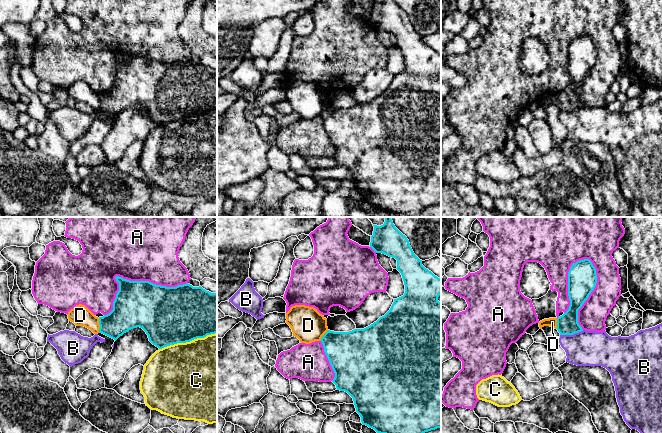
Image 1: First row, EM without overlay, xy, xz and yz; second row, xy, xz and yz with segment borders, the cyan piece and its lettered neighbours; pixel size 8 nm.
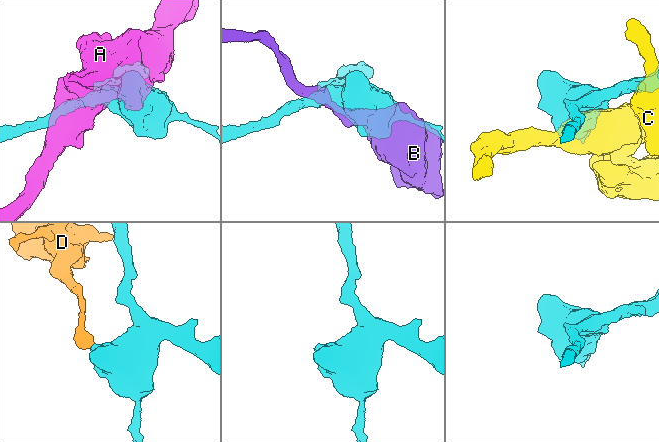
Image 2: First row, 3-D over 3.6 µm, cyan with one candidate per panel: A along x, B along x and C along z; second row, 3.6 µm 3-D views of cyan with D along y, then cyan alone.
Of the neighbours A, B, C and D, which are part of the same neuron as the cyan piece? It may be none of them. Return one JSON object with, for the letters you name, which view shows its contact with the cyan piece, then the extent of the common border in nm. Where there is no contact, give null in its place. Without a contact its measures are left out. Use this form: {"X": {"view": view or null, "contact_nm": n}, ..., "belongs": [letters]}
{"belongs": []}

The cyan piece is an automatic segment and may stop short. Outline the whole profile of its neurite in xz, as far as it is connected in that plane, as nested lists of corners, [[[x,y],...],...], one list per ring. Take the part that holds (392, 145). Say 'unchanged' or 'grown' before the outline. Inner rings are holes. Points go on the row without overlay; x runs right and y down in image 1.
unchanged; [[[394,0],[373,2],[374,7],[371,12],[370,23],[376,29],[382,29],[397,36],[396,45],[402,51],[405,69],[403,72],[394,75],[390,86],[370,102],[364,105],[354,105],[349,108],[334,108],[328,106],[320,117],[323,120],[324,128],[335,149],[332,158],[336,161],[337,166],[345,167],[353,174],[356,188],[360,191],[362,200],[374,205],[380,210],[392,211],[398,215],[406,215],[408,217],[417,217],[423,209],[441,204],[441,79],[438,77],[438,73],[441,70],[441,54],[435,52],[422,41],[422,36],[414,30],[407,13],[403,11]]]

